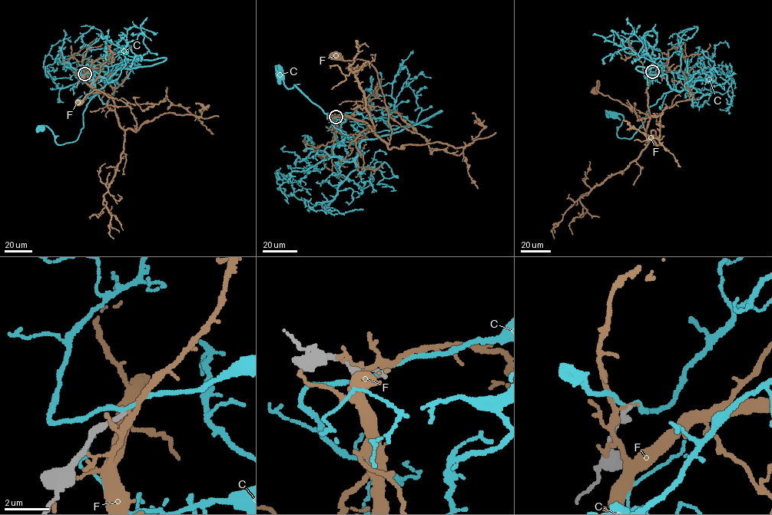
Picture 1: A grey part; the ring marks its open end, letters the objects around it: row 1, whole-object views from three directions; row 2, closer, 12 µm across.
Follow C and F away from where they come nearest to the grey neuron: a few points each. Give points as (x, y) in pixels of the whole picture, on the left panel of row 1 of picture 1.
C: (84, 74), (94, 66), (87, 74), (107, 84), (86, 105), (76, 140), (58, 145), (41, 130)
F: (84, 74), (85, 81), (111, 97), (120, 127), (136, 130), (130, 107), (120, 100), (94, 89), (79, 103)

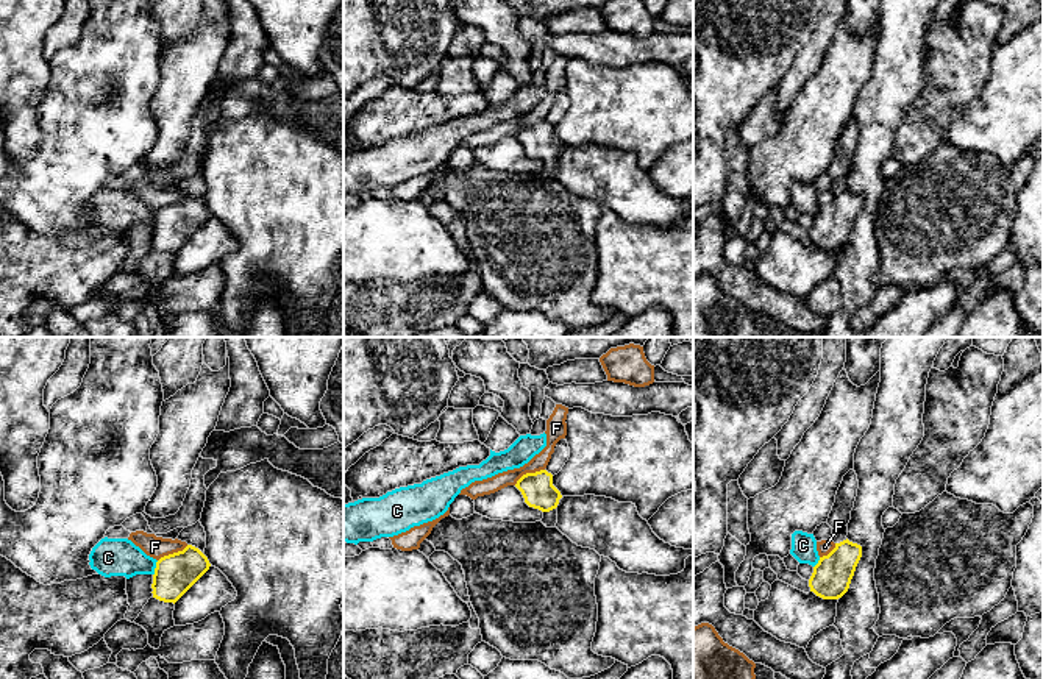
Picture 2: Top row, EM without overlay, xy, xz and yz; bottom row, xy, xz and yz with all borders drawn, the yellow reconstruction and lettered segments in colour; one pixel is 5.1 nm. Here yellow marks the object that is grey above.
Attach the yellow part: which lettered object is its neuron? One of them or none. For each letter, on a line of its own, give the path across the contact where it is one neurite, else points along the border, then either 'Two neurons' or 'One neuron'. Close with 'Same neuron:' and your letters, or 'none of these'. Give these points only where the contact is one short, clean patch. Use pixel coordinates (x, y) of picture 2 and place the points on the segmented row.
C: Boundary: xy (158, 561), (153, 575). Two neurons
F: Boundary: xz (544, 469), (525, 473), (514, 484). Two neurons
Same neuron: none of these

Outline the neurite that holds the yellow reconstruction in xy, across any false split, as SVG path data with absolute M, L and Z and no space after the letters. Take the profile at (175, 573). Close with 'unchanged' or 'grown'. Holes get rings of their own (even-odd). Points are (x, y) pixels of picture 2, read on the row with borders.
M192 545L161 557L153 574L153 598L175 604L209 567L208 557Z; unchanged

